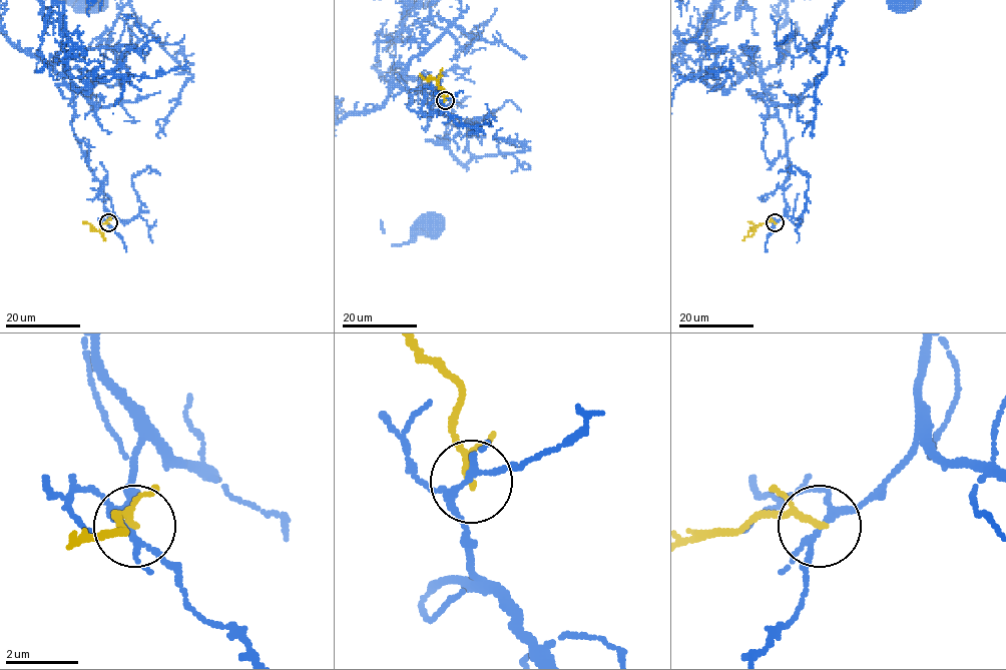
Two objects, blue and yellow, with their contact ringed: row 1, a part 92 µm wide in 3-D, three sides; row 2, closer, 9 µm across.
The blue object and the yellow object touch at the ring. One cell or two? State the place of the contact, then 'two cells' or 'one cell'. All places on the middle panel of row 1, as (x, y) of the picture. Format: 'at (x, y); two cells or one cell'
at (445, 100); two cells

